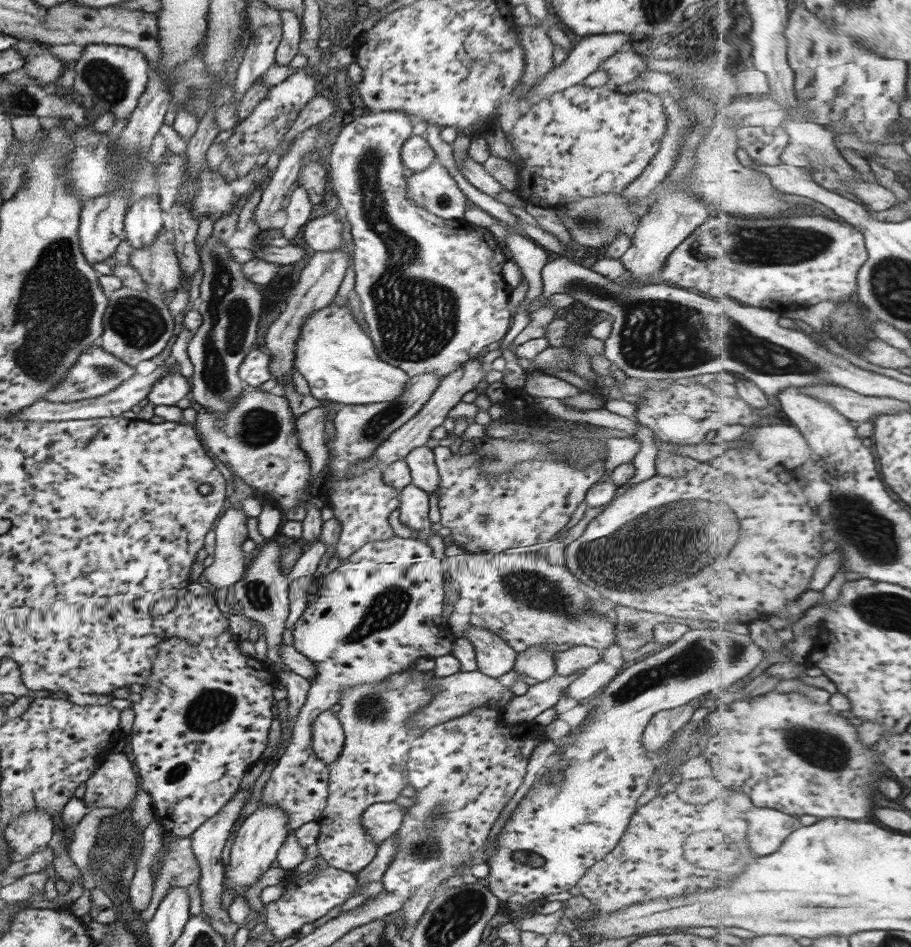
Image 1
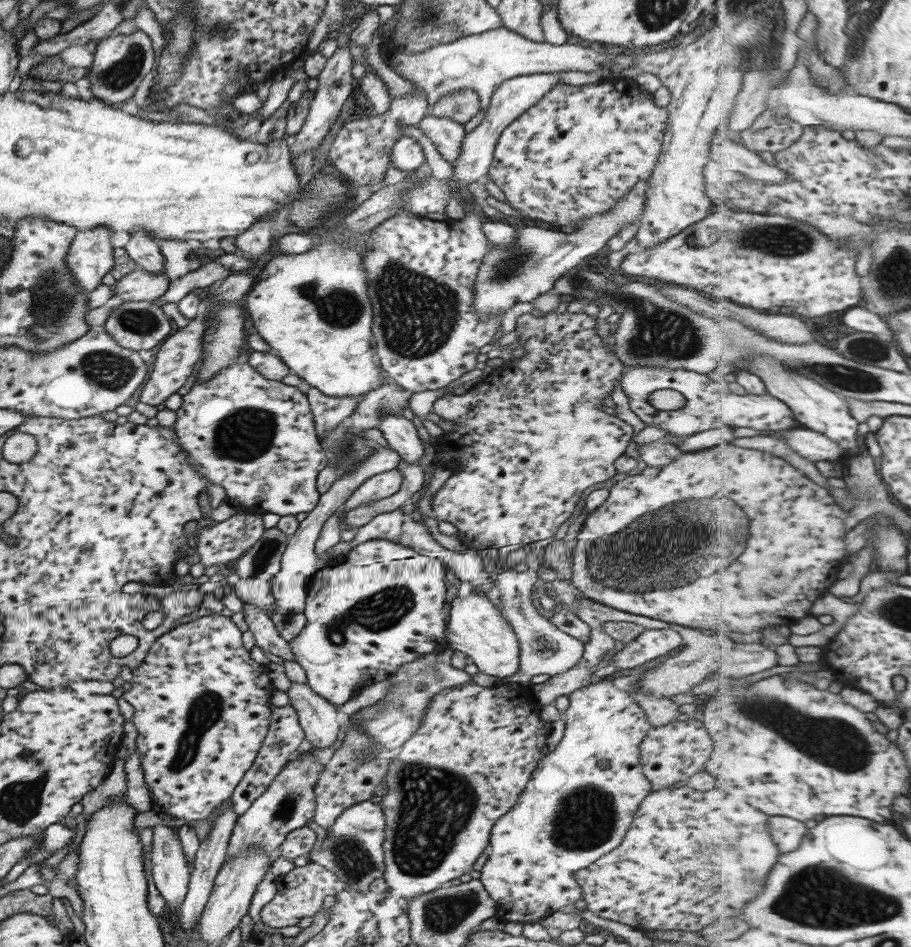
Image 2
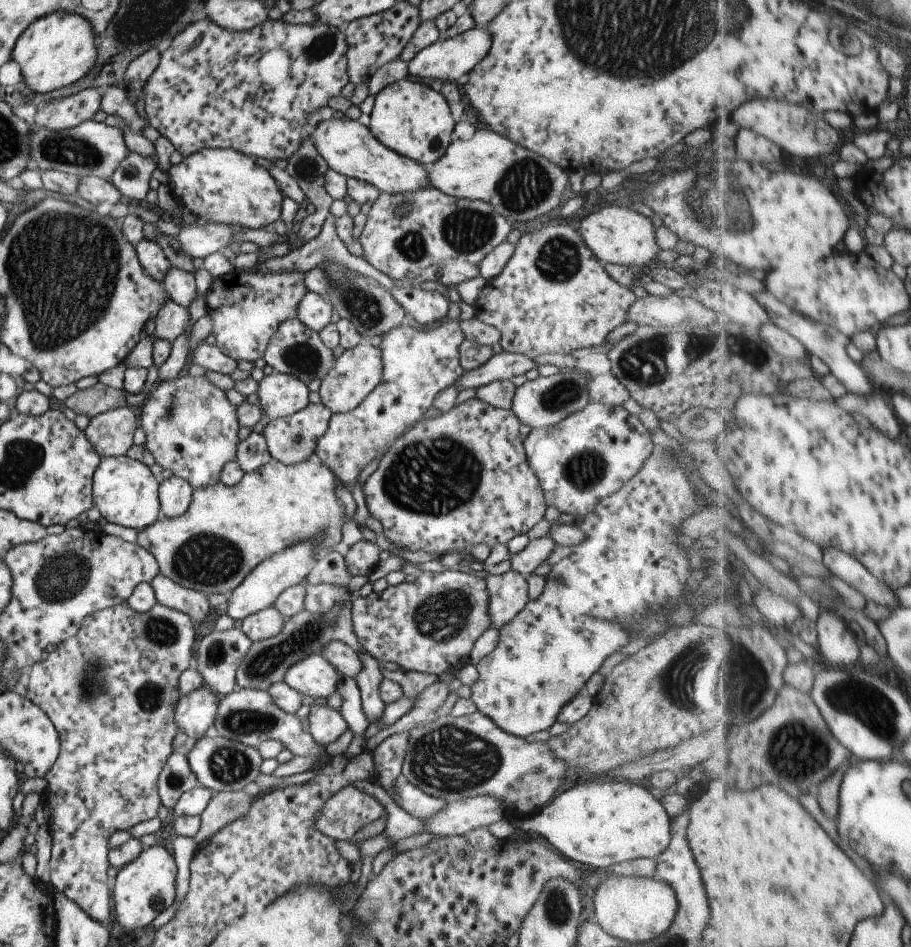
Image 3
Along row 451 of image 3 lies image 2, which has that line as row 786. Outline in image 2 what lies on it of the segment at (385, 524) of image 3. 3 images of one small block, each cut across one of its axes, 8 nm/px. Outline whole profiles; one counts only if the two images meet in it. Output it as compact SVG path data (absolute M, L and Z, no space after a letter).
M472 683L445 688L445 690L431 696L431 700L427 702L425 714L421 718L421 726L417 726L417 730L394 753L384 779L387 791L385 795L381 796L379 803L381 810L384 811L385 820L382 842L384 872L381 878L388 887L388 895L393 898L401 897L406 901L413 900L425 892L433 892L440 884L459 879L461 875L471 872L471 865L479 858L483 848L489 844L488 838L492 826L517 803L517 797L530 780L530 775L539 760L545 754L545 742L552 725L537 716L539 710L540 706L533 700L530 684L526 686L517 684L515 688L513 686L509 688L507 684L502 683L490 687Z

